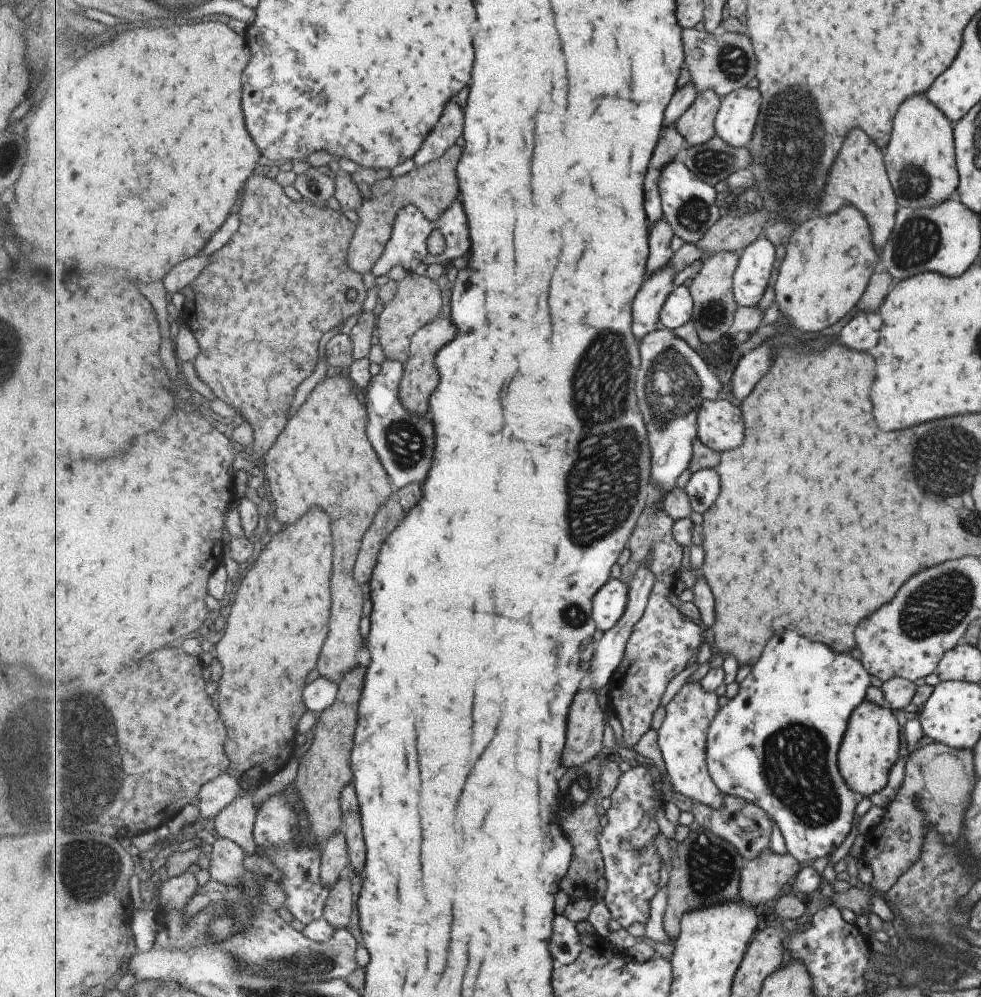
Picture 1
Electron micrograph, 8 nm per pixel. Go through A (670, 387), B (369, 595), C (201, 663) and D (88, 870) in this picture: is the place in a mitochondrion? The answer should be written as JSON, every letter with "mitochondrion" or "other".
{"A":"mitochondrion","B":"other","C":"other","D":"mitochondrion"}

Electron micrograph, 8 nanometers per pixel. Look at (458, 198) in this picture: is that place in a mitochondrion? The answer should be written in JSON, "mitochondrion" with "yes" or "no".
{"mitochondrion":"no"}

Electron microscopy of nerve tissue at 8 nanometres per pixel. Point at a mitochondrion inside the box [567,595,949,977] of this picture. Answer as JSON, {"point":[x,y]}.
{"point":[799,777]}

